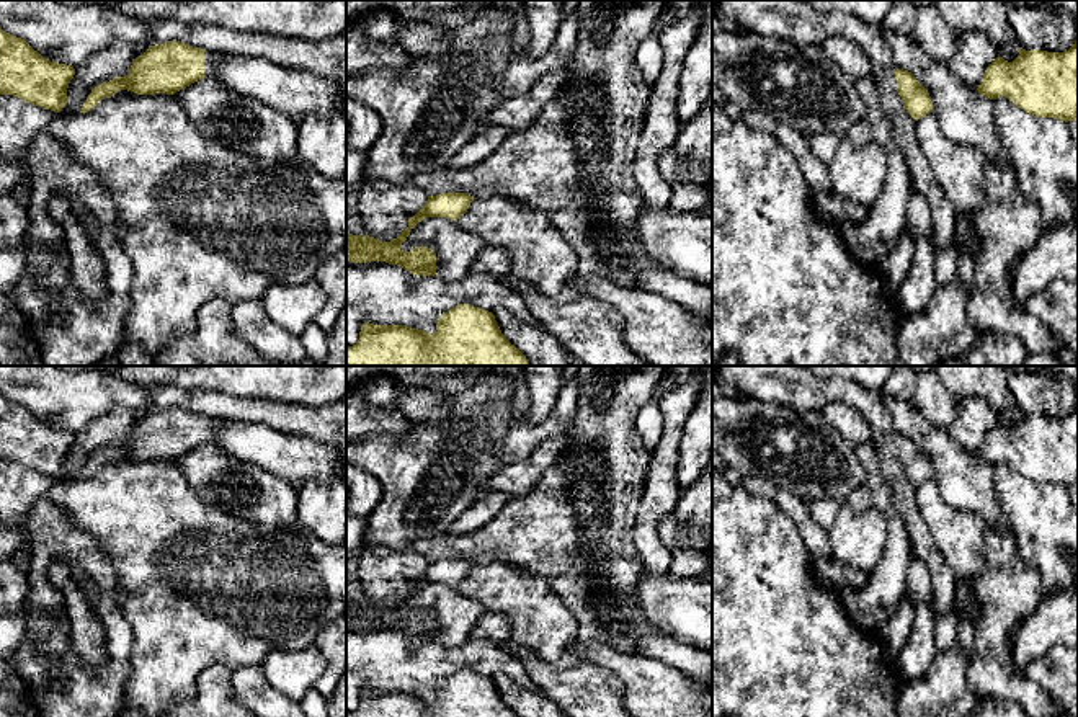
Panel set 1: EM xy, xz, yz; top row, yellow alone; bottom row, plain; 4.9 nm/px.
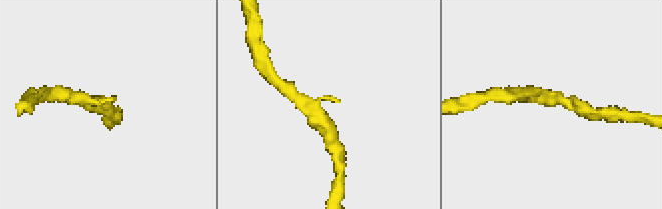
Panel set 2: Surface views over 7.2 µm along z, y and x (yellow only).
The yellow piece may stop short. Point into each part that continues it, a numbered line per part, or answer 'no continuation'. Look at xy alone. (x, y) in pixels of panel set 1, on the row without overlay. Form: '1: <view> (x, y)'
1: xy (211, 423)

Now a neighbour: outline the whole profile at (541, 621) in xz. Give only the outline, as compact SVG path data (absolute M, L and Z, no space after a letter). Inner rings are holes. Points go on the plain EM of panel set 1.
M493 562L492 565L474 565L469 575L456 590L462 596L482 603L485 612L500 612L511 619L513 632L510 642L518 644L554 668L568 670L588 663L572 650L575 640L575 616L567 604L554 593L550 583L529 570Z

